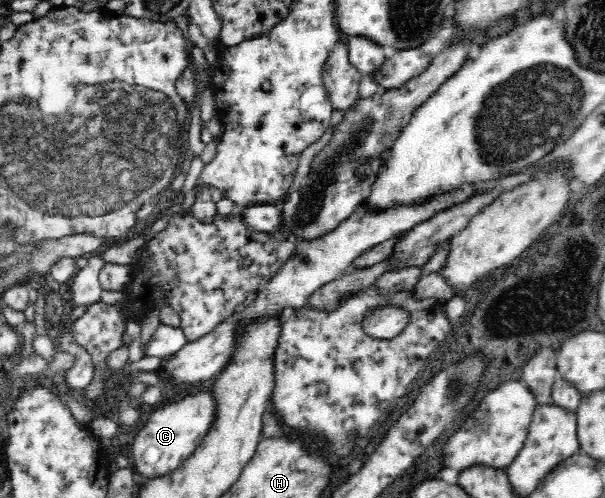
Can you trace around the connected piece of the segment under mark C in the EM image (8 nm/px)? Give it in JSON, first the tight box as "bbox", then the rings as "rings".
{"bbox":[132,391,220,479],"rings":[[[200,391],[177,403],[160,408],[150,415],[148,422],[138,432],[132,442],[132,454],[139,479],[152,479],[153,476],[166,475],[174,471],[200,446],[207,433],[216,423],[216,413],[220,404],[216,400],[216,391]]]}

